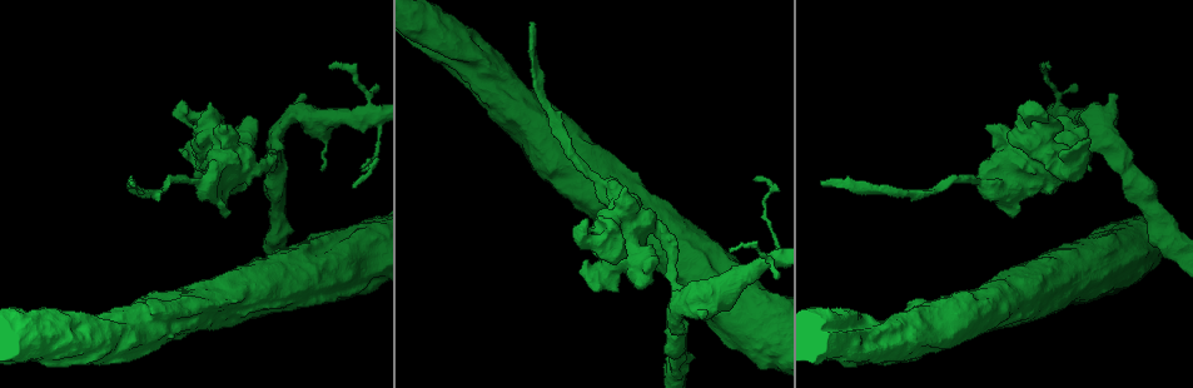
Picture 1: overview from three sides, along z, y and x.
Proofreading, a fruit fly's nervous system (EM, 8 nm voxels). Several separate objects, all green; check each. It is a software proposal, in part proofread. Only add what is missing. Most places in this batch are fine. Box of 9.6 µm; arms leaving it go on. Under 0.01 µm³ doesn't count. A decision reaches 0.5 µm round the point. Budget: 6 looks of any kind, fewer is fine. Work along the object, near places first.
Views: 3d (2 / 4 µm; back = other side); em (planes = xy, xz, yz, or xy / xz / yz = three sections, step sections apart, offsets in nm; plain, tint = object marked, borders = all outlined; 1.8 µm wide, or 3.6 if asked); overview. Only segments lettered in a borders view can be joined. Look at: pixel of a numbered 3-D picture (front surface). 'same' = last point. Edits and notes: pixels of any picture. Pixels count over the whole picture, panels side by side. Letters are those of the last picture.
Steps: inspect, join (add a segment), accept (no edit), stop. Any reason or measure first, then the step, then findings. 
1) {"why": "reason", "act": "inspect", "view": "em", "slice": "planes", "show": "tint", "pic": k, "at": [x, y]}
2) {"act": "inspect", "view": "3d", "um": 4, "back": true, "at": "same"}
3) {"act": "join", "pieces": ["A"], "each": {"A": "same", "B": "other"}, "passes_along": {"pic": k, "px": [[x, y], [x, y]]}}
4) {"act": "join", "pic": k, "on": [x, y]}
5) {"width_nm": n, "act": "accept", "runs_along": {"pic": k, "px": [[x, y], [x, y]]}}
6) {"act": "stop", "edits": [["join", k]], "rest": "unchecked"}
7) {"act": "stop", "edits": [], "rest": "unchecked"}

{"why": "sudden change in width", "act": "inspect", "view": "3d", "um": 4, "pic": 1, "at": [1004, 135]}

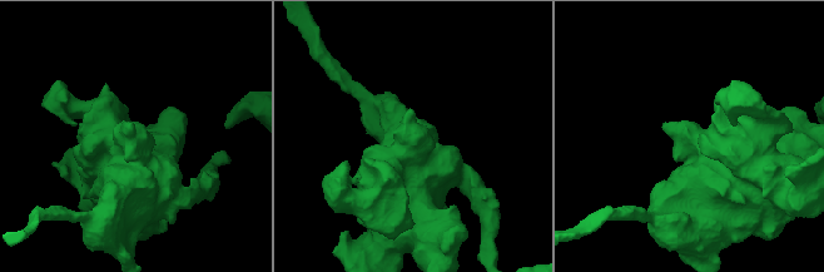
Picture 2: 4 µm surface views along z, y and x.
{"why": "shape alone is not enough", "act": "inspect", "view": "em", "um": 3.6, "slice": "planes", "show": "borders", "pic": 2, "at": [413, 135]}

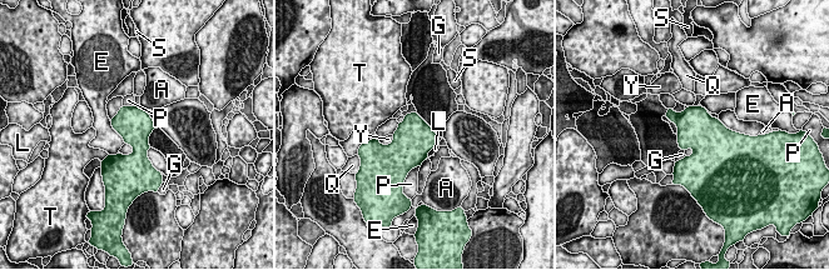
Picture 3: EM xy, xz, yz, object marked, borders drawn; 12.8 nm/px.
{"act": "accept", "each": {"A": "other", "E": "other", "G": "other", "L": "other", "P": "other", "Q": "other", "S": "other", "T": "other", "Y": "other"}, "border": {"pic": 3, "px": [[109, 121], [125, 143]]}, "found": "no lettered segment goes on from it"}

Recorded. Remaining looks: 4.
{"why": "stops while still wide", "act": "inspect", "view": "em", "slice": "planes", "show": "plain", "pic": 1, "at": [229, 212]}

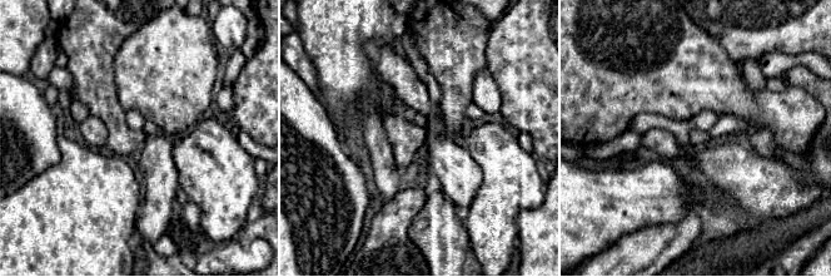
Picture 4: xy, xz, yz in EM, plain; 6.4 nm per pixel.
{"act": "inspect", "view": "em", "slice": "planes", "show": "borders", "at": "same"}

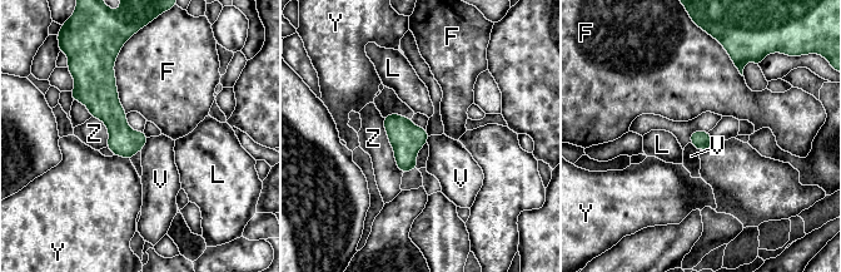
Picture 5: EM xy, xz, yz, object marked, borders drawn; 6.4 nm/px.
{"longest_contact_nm": ["F", 380], "act": "accept", "each": {"F": "other", "L": "other", "V": "other", "Y": "other", "Z": "other"}, "border": {"pic": 5, "px": [[148, 138], [140, 149]]}, "found": "none of them fits"}

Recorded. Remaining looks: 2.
{"why": "end of a long branch", "act": "inspect", "view": "em", "slice": "yz", "step": 16, "show": "borders", "pic": 1, "at": [822, 183]}

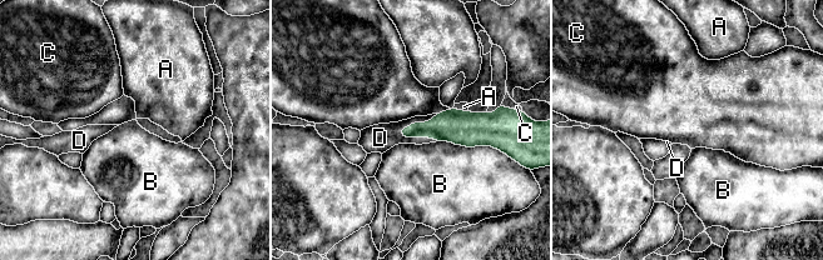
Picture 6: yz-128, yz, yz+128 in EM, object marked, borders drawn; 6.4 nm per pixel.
{"why": "cut it another way", "act": "inspect", "view": "em", "slice": "xz", "step": 16, "show": "borders", "at": "same"}

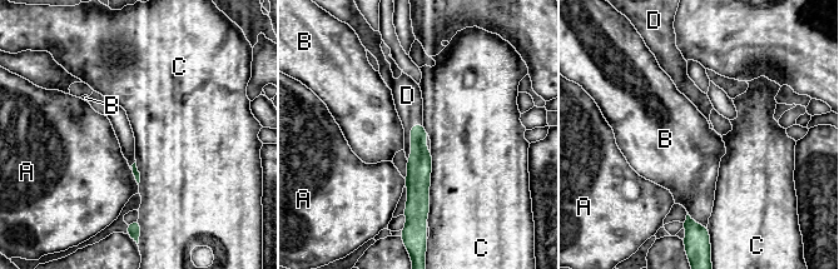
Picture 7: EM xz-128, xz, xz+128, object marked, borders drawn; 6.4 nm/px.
{"width_nm": 140, "act": "join", "pieces": ["D"], "each": {"A": "other", "B": "other", "C": "other", "D": "same"}, "passes_along": {"pic": 7, "px": [[420, 164], [411, 139], [408, 101]]}, "found": "the cell continues"}

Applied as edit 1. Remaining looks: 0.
{"act": "stop", "edits": [["join", 7]], "rest": "unchecked"}

